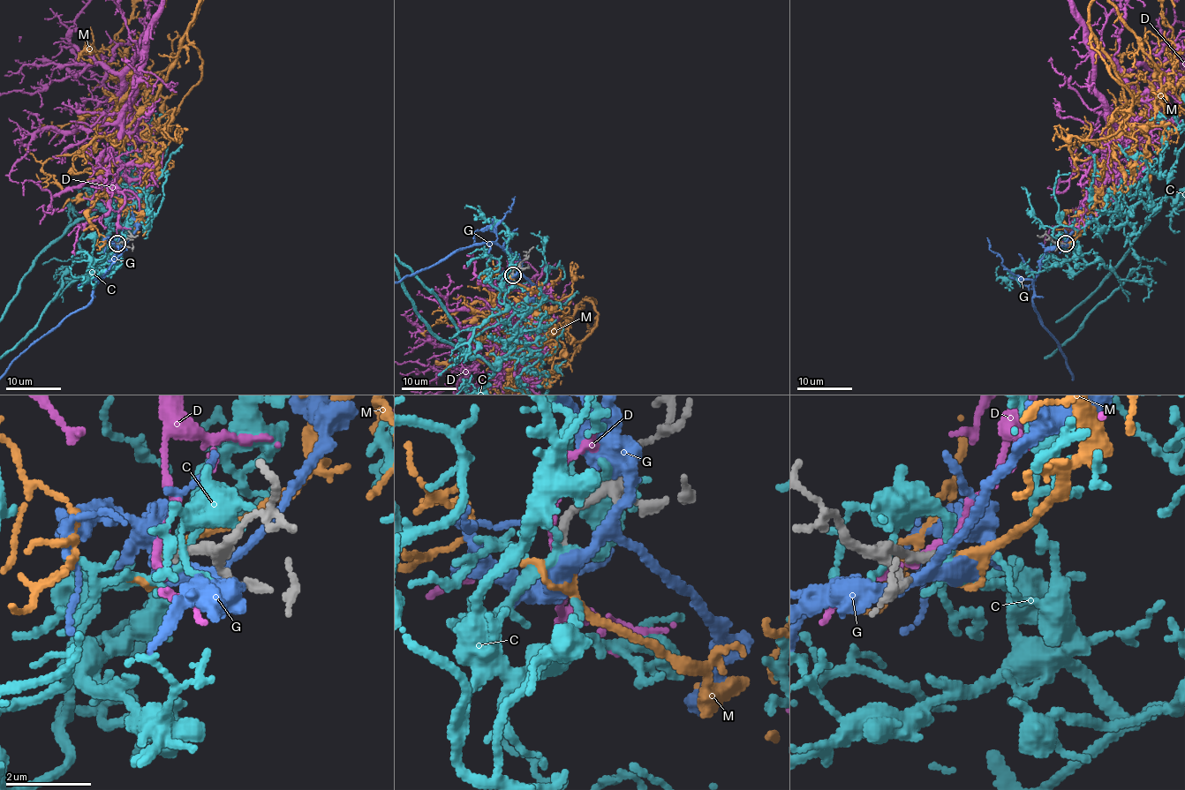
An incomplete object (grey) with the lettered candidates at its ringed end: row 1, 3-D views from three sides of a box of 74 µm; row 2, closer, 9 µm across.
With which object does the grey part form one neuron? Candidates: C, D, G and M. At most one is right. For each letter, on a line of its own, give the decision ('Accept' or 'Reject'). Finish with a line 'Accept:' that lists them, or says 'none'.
C: Reject
D: Reject
G: Reject
M: Accept
Accept: M

